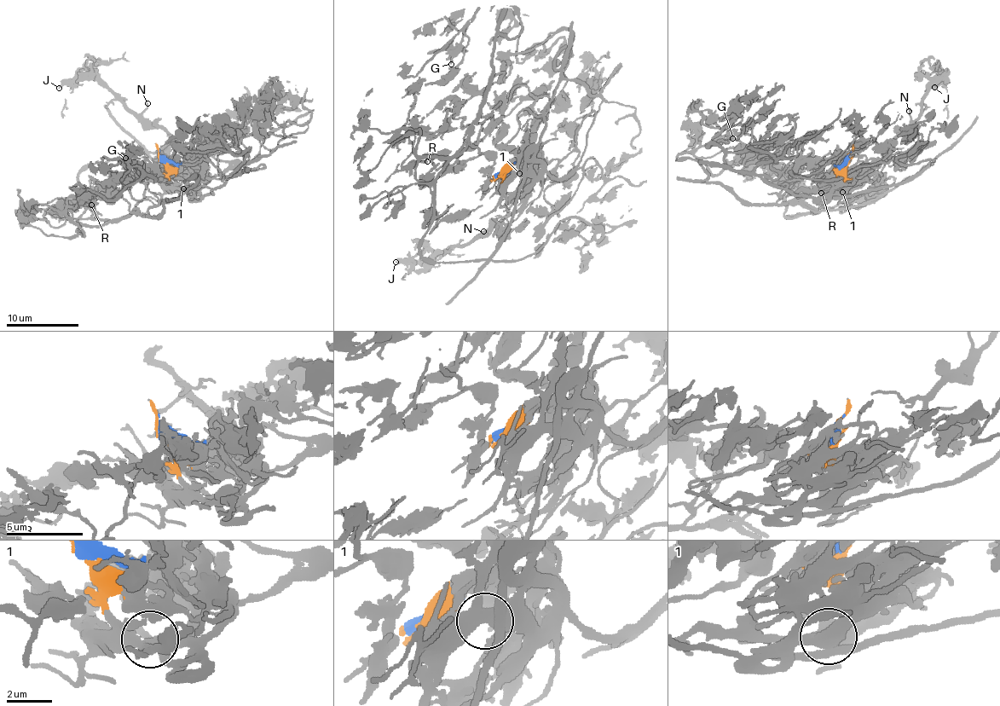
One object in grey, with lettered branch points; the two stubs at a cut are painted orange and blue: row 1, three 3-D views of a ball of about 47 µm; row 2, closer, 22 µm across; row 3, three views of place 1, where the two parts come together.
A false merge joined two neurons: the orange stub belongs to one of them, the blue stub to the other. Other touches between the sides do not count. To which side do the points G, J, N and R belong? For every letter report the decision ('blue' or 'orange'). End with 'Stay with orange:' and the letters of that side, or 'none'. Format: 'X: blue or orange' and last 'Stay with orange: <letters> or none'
G: blue
J: orange
N: orange
R: blue
Stay with orange: J, N

